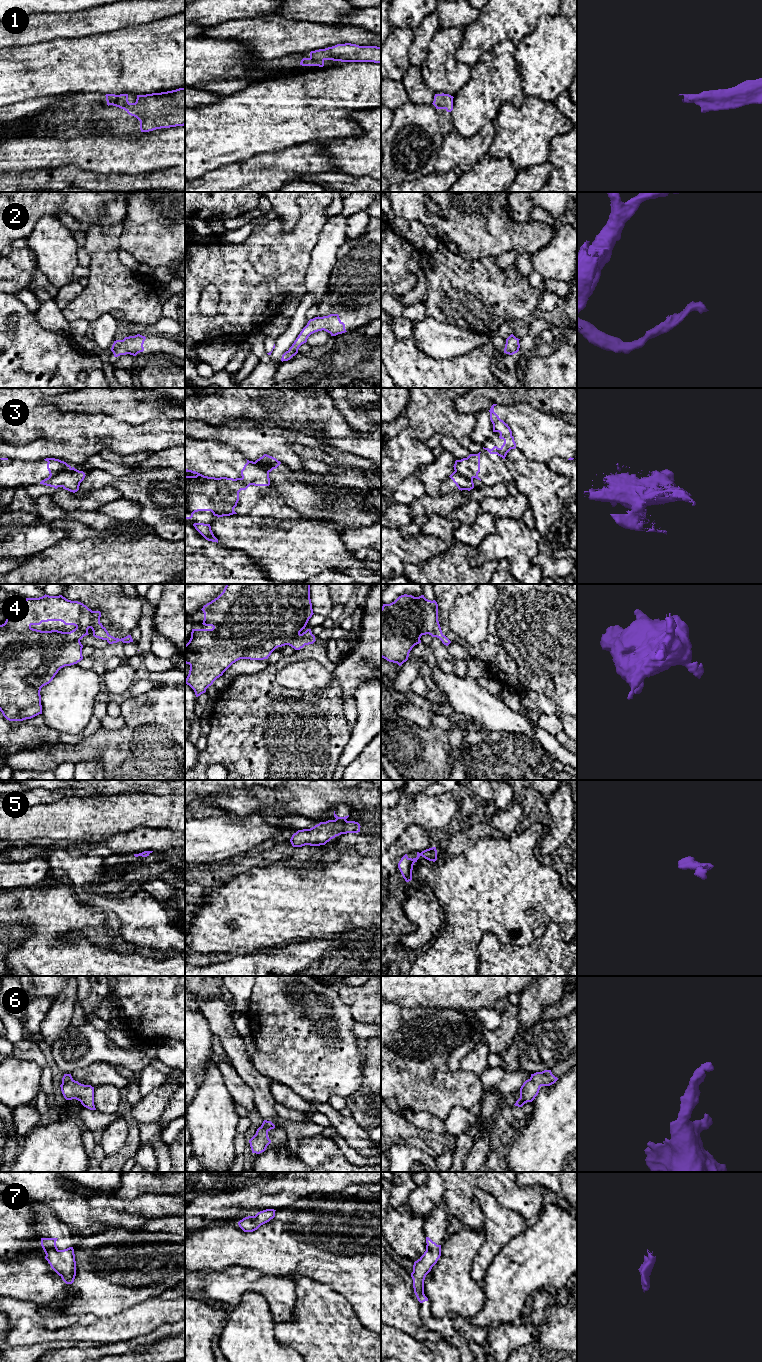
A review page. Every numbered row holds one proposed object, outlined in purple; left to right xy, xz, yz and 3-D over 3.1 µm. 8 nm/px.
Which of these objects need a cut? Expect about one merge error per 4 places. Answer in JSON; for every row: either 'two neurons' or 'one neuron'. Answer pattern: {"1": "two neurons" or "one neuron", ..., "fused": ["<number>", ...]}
{"1": "one neuron", "2": "one neuron", "3": "two neurons", "4": "one neuron", "5": "one neuron", "6": "one neuron", "7": "one neuron", "fused": ["3"]}

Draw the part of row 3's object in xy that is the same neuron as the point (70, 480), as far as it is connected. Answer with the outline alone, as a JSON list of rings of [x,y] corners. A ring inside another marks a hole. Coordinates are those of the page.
[[[72,467],[54,477],[42,480],[40,484],[54,487],[55,489],[62,487],[65,490],[75,493],[79,490],[80,483],[84,480],[85,476],[83,471],[79,471]]]

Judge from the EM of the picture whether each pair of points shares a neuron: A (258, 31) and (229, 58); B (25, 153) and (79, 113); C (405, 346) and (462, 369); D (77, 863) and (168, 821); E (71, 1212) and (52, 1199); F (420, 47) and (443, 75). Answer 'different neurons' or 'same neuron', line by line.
A: different neurons
B: different neurons
C: same neuron
D: different neurons
E: same neuron
F: different neurons

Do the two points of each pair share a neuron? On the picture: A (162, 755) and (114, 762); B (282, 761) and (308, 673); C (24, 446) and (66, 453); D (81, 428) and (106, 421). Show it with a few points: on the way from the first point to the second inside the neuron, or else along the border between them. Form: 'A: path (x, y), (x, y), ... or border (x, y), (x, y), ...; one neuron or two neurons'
A: path (150, 759), (126, 759); one neuron
B: border (280, 685), (286, 688), (310, 691), (326, 689); two neurons
C: path (34, 449), (56, 449); one neuron
D: path (87, 425), (100, 424); one neuron

